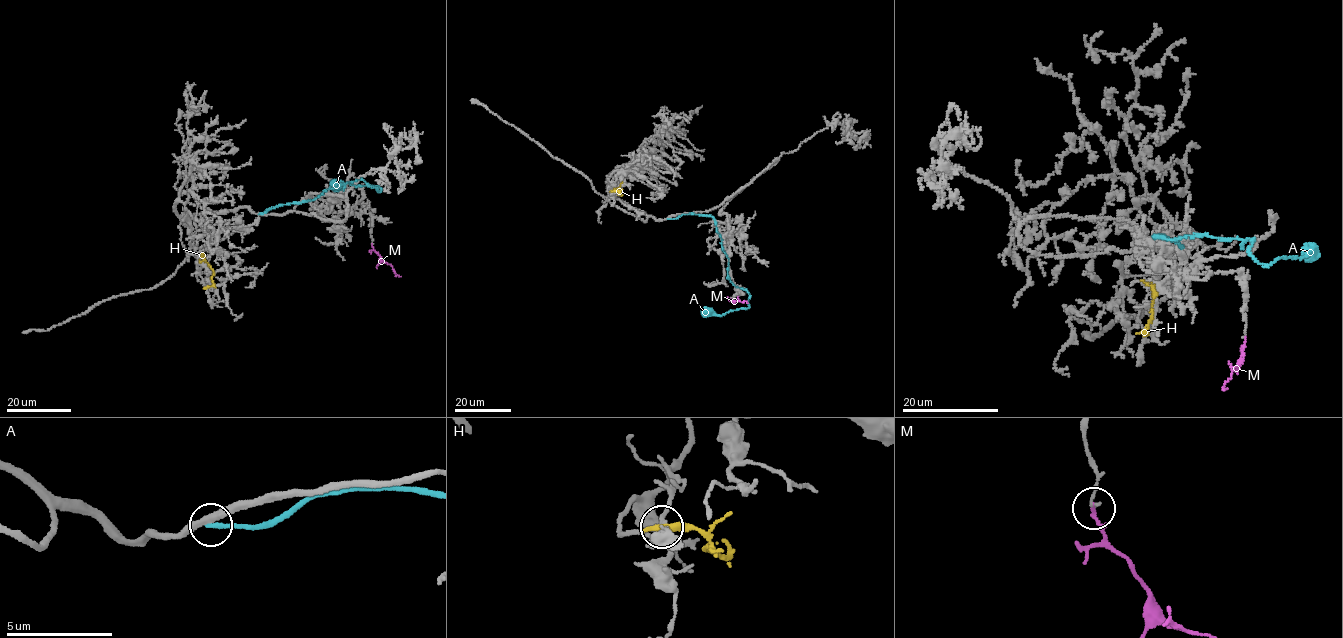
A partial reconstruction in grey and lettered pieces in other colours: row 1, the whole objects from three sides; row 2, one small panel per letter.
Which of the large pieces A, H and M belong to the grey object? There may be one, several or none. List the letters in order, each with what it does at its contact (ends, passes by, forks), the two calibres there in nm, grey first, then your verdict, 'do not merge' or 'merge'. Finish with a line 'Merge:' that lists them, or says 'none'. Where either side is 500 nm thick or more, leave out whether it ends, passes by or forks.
A: it ends | 320/240 nm | do not merge
H: it ends | 180/380 nm | do not merge
M: it ends | 160/170 nm | do not merge
Merge: none

